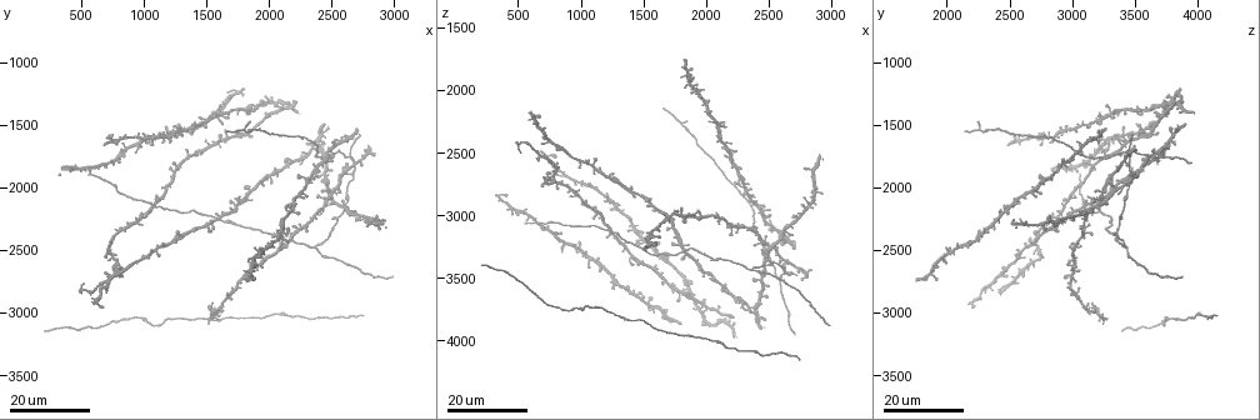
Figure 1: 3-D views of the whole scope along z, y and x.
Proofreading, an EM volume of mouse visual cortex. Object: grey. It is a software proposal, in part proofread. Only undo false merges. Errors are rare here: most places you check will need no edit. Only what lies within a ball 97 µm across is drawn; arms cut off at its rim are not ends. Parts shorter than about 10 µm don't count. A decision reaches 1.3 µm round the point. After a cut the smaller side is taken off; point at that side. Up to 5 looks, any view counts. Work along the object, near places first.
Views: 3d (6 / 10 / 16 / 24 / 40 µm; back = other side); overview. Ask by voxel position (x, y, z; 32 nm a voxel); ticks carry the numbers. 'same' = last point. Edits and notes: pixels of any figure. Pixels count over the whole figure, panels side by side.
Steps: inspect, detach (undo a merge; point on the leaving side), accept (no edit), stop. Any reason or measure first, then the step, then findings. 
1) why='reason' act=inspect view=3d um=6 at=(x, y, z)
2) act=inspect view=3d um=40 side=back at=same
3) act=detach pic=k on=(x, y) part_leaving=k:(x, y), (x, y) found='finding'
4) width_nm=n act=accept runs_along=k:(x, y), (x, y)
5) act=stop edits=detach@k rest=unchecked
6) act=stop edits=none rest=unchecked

why='thick turns thin' act=inspect view=3d um=24 at=(1280, 3040, 3780)

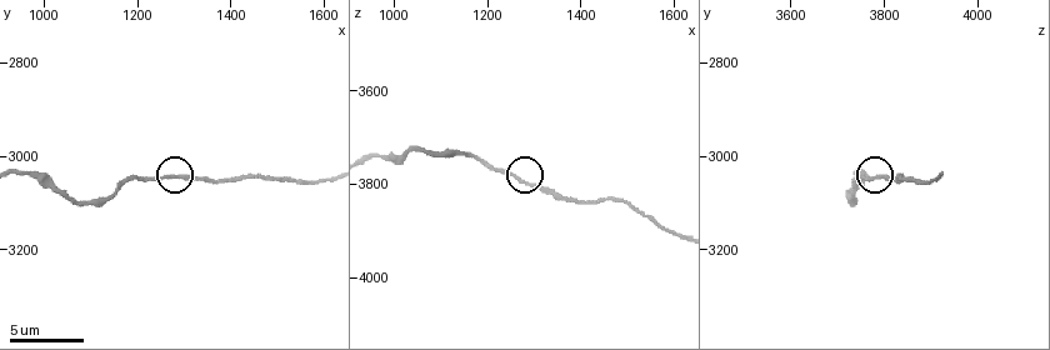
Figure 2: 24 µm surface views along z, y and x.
why='zoom in' act=inspect view=3d um=10 at=(1305, 3045, 3805)

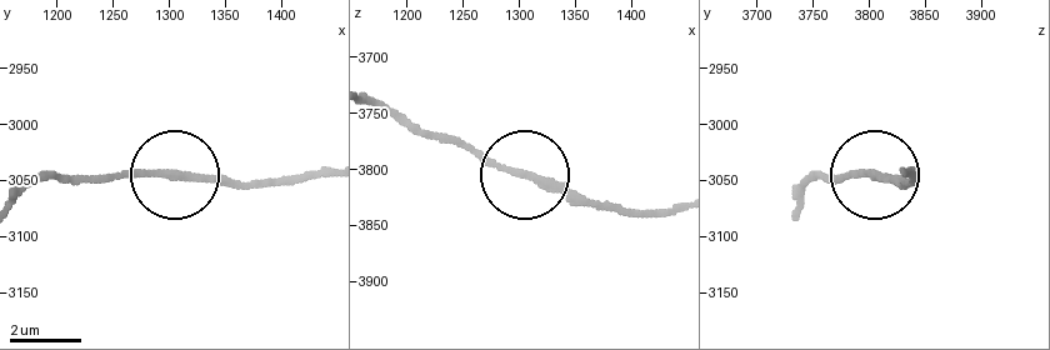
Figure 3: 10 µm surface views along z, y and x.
width_nm=200 act=accept runs_along=3:(325, 174), (209, 183), (183, 174), (86, 174) found='continuous, no second cell'

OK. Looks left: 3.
act=inspect view=3d um=24 at=(2480, 2080, 3240)

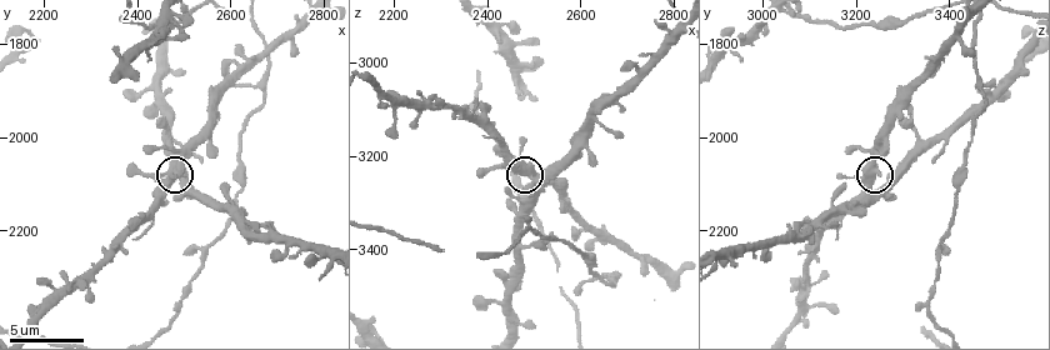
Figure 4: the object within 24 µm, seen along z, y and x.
act=inspect view=3d um=6 at=(2490, 2075, 3245)

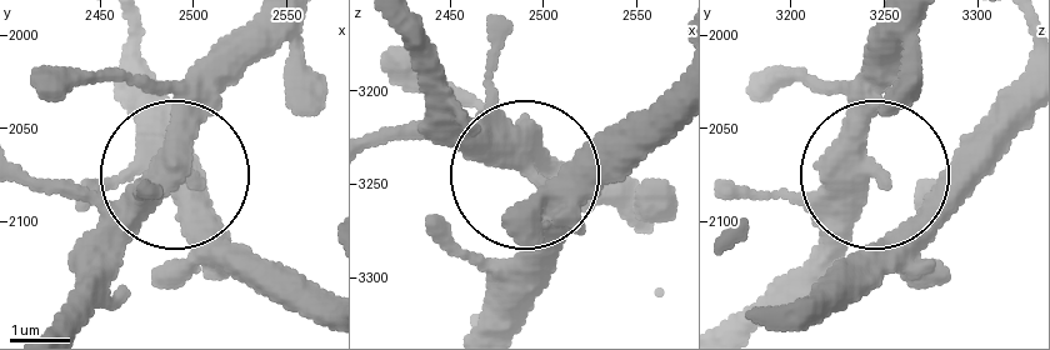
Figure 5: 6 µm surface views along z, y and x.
width_nm=340 act=accept found='all the same cell'

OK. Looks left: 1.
act=stop edits=none rest=unchecked

